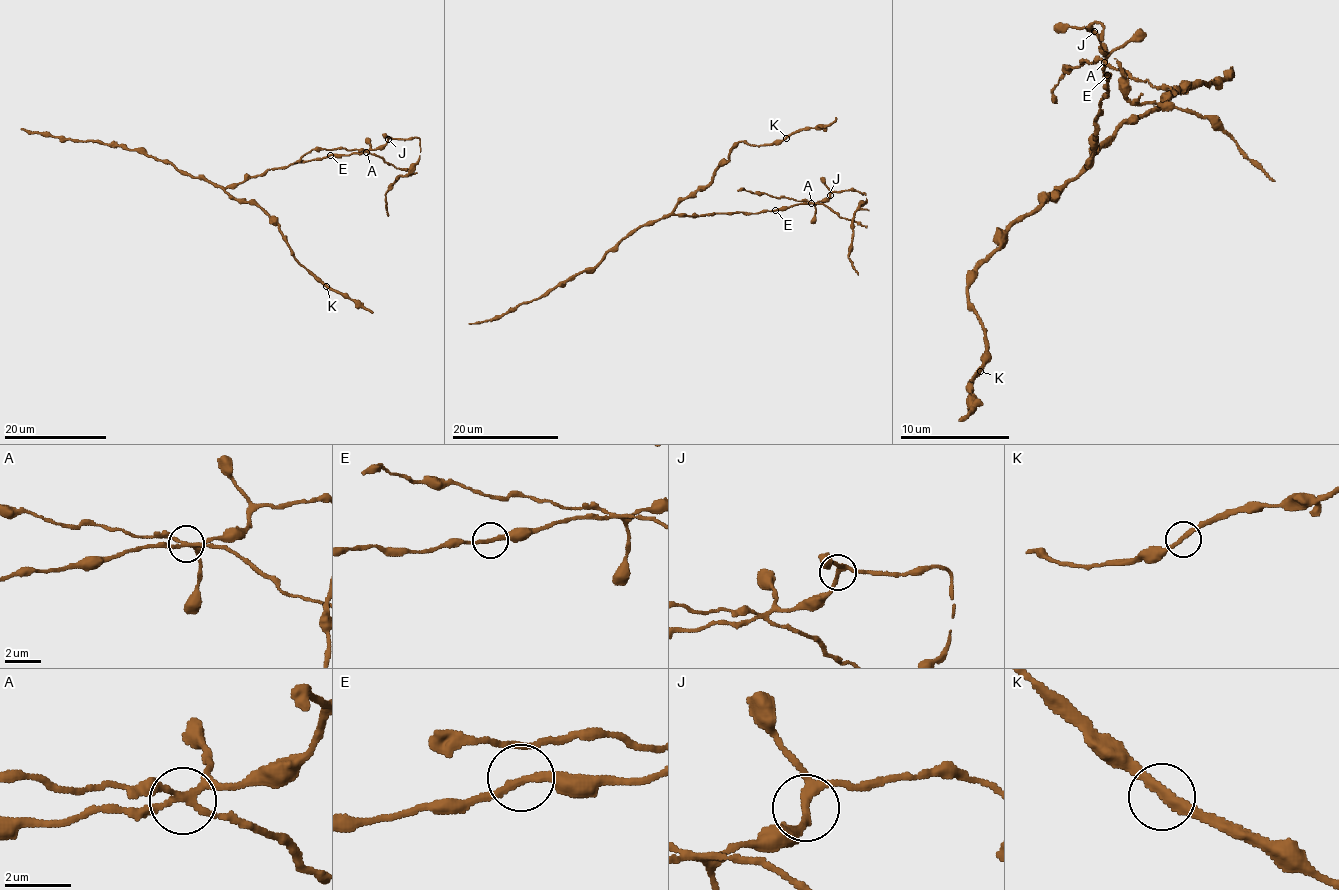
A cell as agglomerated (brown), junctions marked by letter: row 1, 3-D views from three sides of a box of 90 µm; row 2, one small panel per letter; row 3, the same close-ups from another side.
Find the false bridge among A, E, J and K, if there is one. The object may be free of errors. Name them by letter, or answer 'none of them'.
A

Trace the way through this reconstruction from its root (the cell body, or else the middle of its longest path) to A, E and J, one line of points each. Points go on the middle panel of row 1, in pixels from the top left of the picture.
A: (719, 213), (758, 213), (811, 203)
E: (719, 213), (775, 210)
J: (719, 213), (787, 209), (798, 204), (826, 201), (830, 195)

